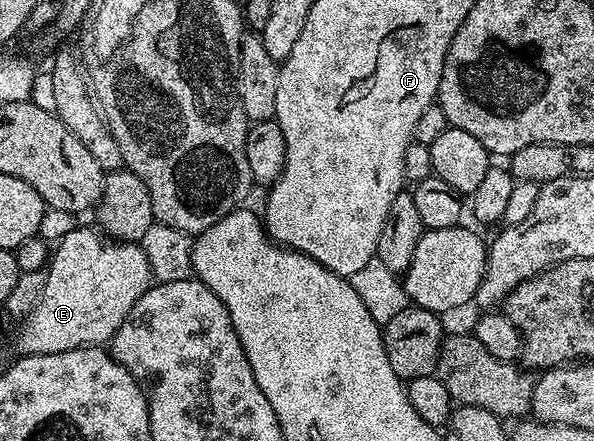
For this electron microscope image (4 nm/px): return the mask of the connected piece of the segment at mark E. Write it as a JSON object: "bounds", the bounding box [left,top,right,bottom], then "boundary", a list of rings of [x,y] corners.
{"bounds":[18,227,153,354],"boundary":[[[98,227],[92,228],[75,228],[72,232],[67,232],[59,240],[59,245],[54,245],[53,251],[49,256],[49,267],[47,271],[47,281],[45,282],[44,294],[41,300],[31,313],[18,326],[19,328],[19,352],[23,354],[61,354],[68,352],[74,348],[94,348],[96,346],[106,345],[114,338],[116,330],[121,326],[121,322],[125,322],[125,318],[129,314],[129,310],[133,310],[133,306],[137,302],[137,298],[141,298],[141,294],[145,294],[145,290],[150,288],[153,279],[150,270],[150,264],[147,261],[146,254],[138,243],[124,242],[121,240],[113,240],[106,234],[101,234]]]}

